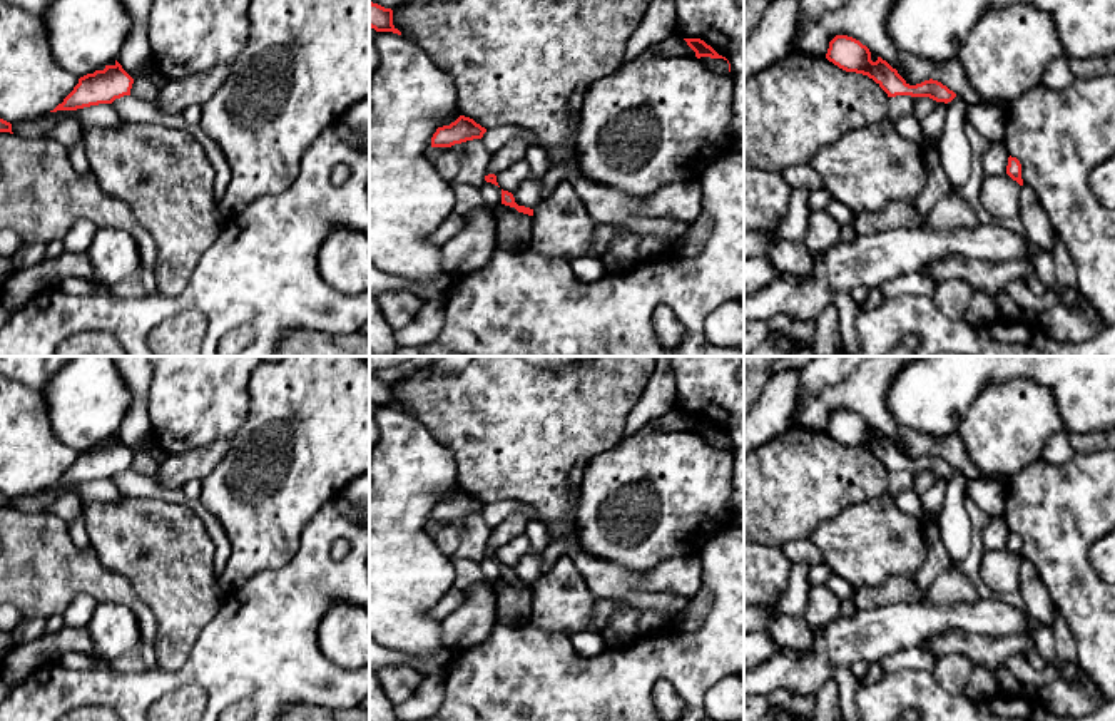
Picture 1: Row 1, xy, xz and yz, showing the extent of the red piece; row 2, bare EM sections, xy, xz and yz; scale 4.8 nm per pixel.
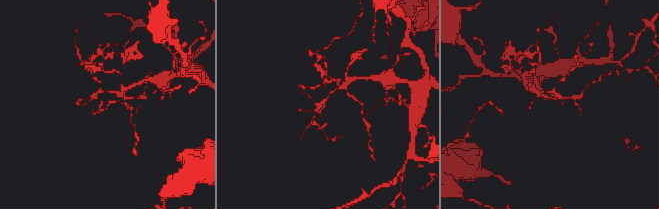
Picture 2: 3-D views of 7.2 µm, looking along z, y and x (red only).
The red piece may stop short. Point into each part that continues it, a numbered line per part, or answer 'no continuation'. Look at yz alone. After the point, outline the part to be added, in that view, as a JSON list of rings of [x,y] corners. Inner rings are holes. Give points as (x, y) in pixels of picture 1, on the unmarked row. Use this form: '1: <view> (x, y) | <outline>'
no continuation

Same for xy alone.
no continuation

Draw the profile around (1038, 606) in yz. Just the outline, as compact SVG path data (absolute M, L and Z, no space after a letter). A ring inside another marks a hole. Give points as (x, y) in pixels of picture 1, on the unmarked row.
M1023 559L1020 564L1020 591L1025 601L1025 612L1038 624L1051 626L1055 619L1055 604L1041 582L1035 565Z

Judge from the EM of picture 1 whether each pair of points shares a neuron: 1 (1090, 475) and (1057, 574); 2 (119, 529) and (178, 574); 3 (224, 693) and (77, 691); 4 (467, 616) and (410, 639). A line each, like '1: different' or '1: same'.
1: same
2: same
3: same
4: different

